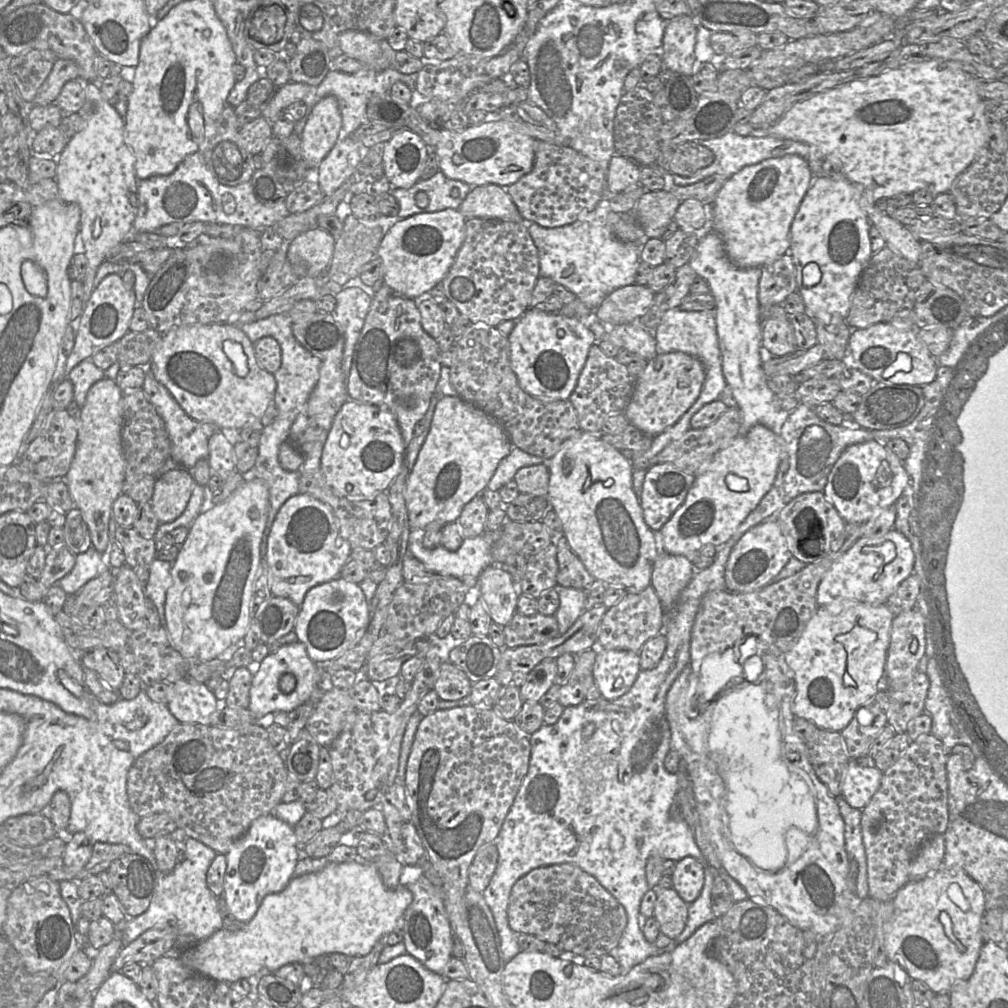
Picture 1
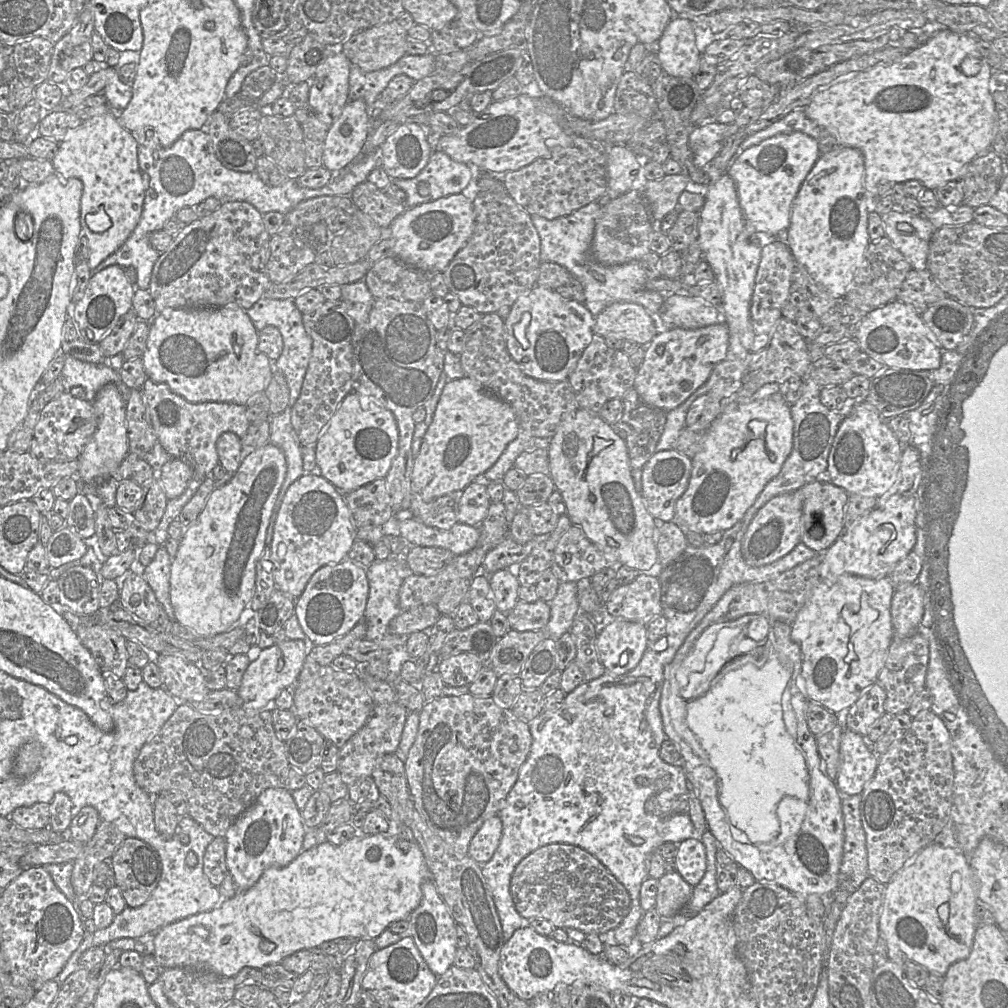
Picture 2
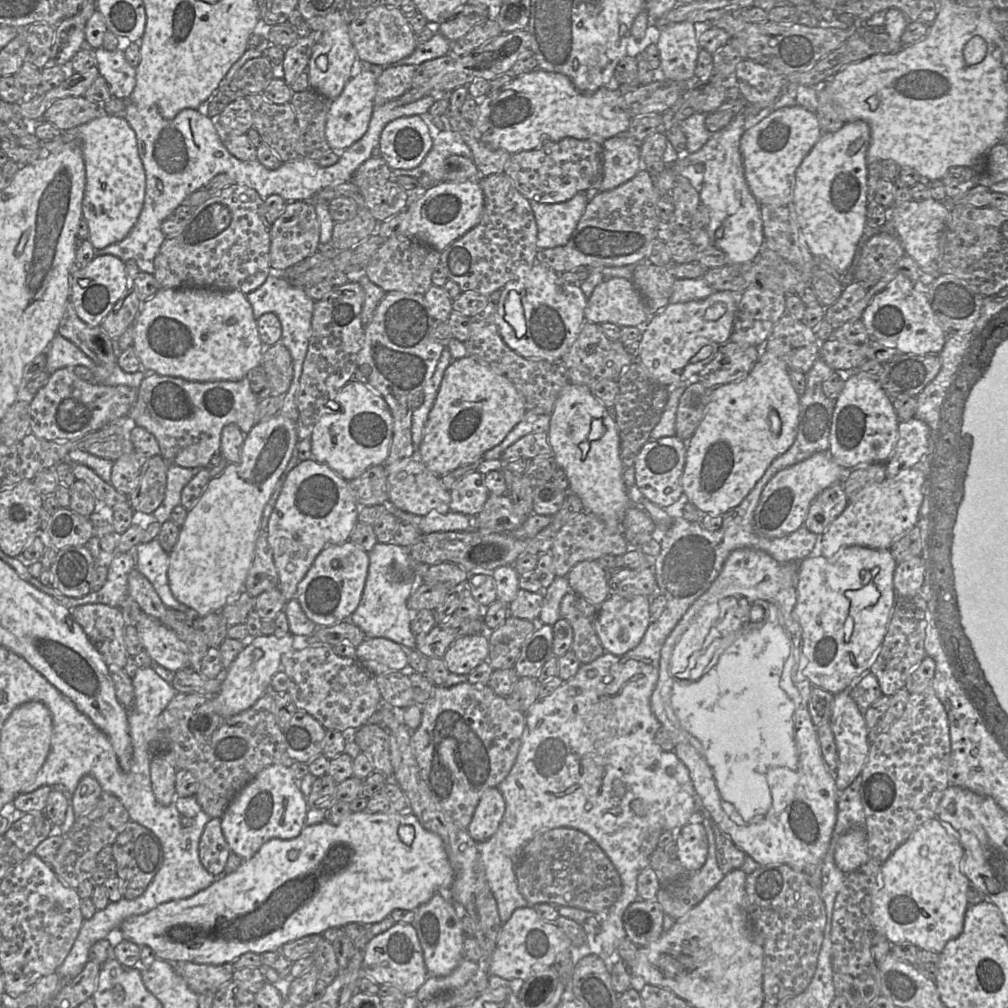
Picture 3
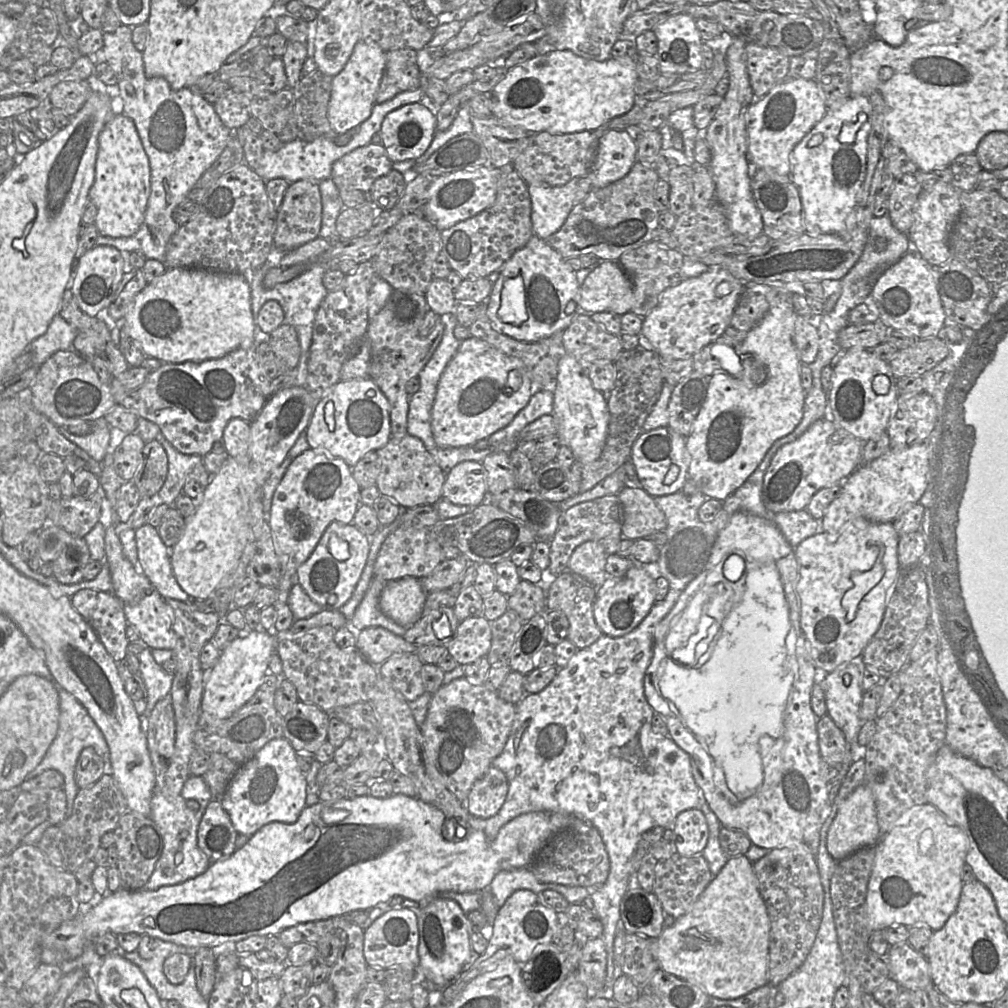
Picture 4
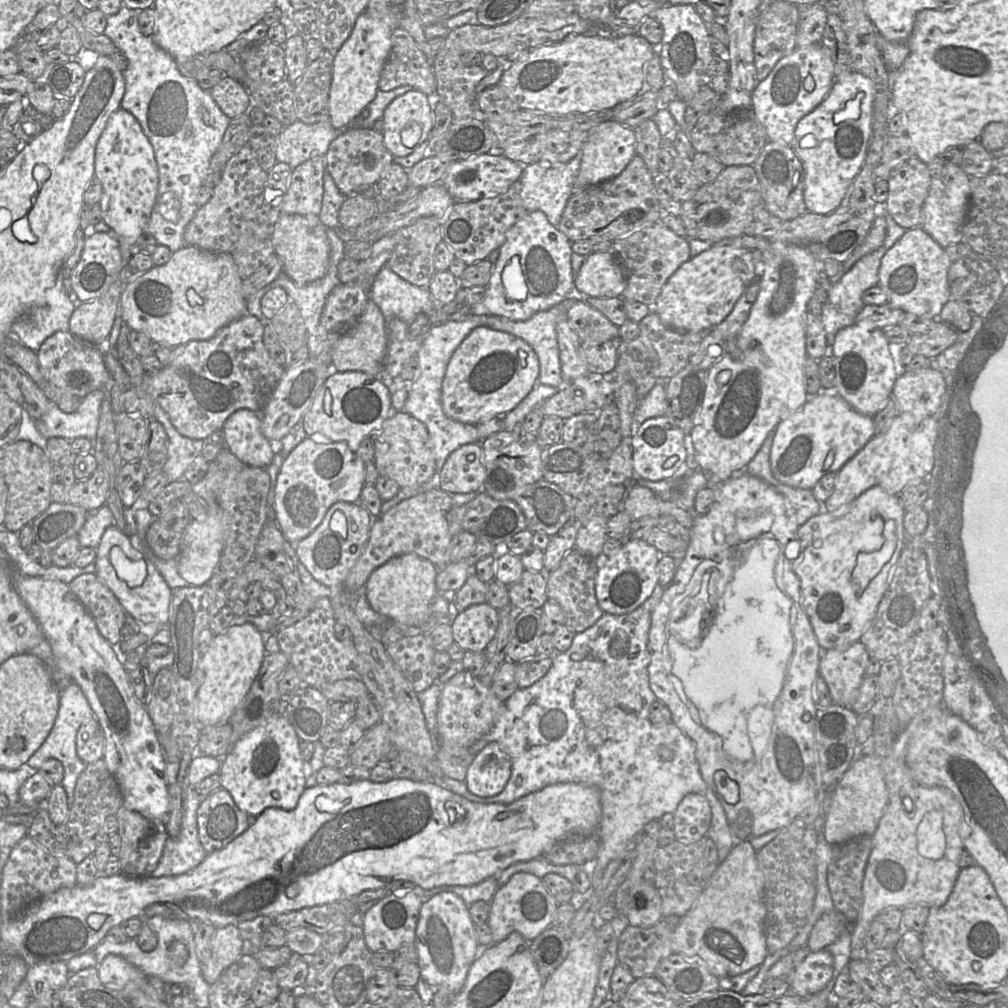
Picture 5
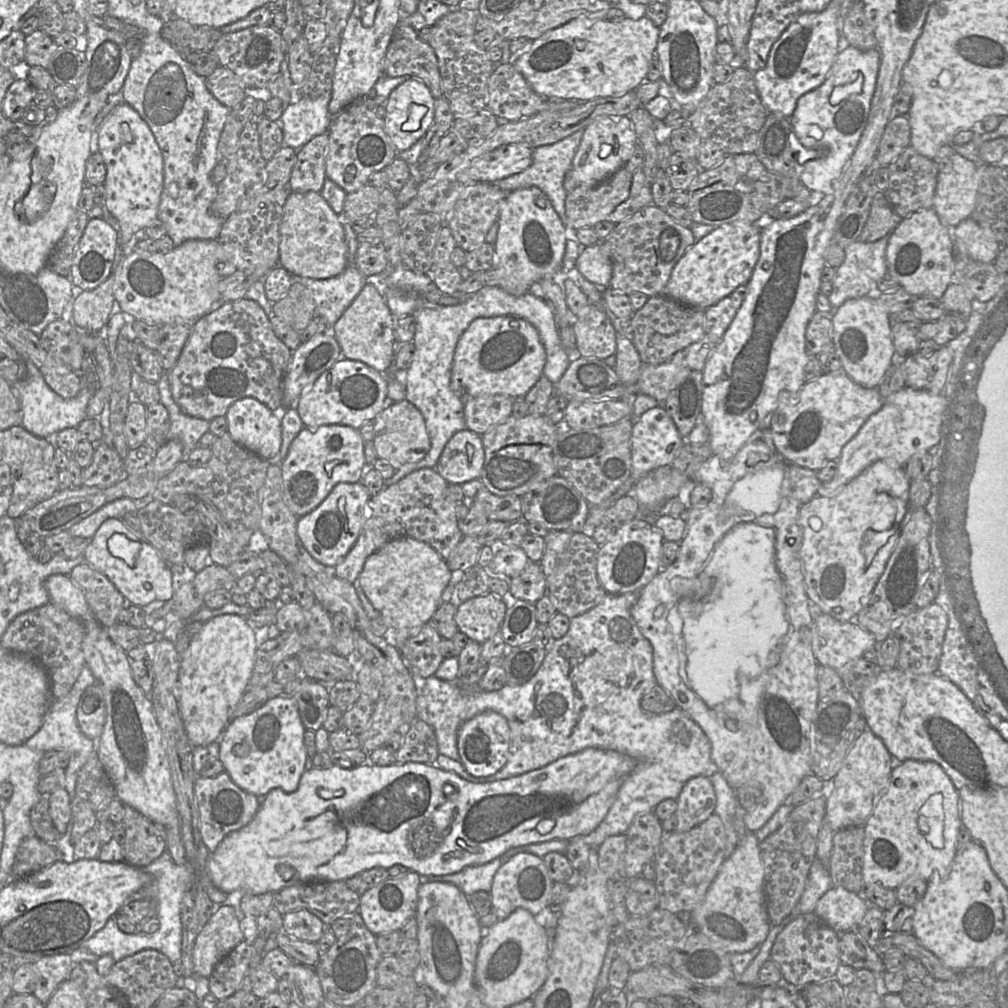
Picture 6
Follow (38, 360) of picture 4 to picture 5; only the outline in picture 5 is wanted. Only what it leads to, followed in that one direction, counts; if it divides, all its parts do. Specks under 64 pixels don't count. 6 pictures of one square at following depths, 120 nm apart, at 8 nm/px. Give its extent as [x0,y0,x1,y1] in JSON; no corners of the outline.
[11,271,75,352]

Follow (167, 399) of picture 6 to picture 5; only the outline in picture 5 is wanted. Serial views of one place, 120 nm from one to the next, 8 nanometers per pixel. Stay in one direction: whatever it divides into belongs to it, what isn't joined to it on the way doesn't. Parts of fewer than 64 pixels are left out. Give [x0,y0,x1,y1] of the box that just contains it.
[154,401,205,482]

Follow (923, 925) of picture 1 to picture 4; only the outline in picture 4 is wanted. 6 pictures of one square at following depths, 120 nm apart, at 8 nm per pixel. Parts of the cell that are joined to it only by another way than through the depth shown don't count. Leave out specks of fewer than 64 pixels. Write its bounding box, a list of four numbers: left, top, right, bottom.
[866,803,968,936]

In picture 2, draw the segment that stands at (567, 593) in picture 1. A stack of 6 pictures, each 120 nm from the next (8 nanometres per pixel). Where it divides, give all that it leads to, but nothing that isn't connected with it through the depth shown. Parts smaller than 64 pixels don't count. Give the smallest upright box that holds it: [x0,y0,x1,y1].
[544,582,581,640]

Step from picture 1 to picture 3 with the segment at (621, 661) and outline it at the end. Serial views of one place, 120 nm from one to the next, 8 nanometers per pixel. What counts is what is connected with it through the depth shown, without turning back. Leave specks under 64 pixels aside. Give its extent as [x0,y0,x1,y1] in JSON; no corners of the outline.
[596,595,651,656]

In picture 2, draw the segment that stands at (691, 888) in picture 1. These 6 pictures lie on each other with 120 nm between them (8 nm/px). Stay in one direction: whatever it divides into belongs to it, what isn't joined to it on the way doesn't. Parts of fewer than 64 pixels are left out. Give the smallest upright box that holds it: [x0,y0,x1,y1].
[676,838,706,887]

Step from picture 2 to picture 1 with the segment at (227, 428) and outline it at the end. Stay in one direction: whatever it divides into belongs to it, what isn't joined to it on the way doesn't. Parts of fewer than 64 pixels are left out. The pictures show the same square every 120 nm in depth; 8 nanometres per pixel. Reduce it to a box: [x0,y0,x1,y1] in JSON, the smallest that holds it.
[142,369,241,469]

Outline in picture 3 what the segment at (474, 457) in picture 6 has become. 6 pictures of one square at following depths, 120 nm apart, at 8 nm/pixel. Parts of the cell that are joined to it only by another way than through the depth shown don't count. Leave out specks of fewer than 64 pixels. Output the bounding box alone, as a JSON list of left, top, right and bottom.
[450,471,490,517]

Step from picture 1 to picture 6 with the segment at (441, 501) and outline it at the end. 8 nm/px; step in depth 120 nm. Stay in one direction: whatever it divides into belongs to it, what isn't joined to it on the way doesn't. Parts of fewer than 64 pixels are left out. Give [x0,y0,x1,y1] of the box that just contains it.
[451,316,546,403]

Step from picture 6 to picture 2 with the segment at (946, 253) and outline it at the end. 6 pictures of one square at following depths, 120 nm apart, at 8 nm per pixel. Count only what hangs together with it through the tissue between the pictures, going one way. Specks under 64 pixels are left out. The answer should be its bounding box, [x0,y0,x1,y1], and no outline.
[855,299,942,370]

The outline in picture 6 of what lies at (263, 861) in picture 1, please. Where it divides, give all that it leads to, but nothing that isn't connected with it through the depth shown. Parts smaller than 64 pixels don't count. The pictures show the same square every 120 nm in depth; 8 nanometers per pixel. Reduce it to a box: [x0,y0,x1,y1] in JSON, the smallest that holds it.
[219,696,305,799]

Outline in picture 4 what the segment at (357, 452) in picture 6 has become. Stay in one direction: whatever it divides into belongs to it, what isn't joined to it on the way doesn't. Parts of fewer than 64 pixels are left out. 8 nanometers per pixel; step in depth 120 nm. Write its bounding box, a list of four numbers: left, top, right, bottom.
[269,448,361,604]

